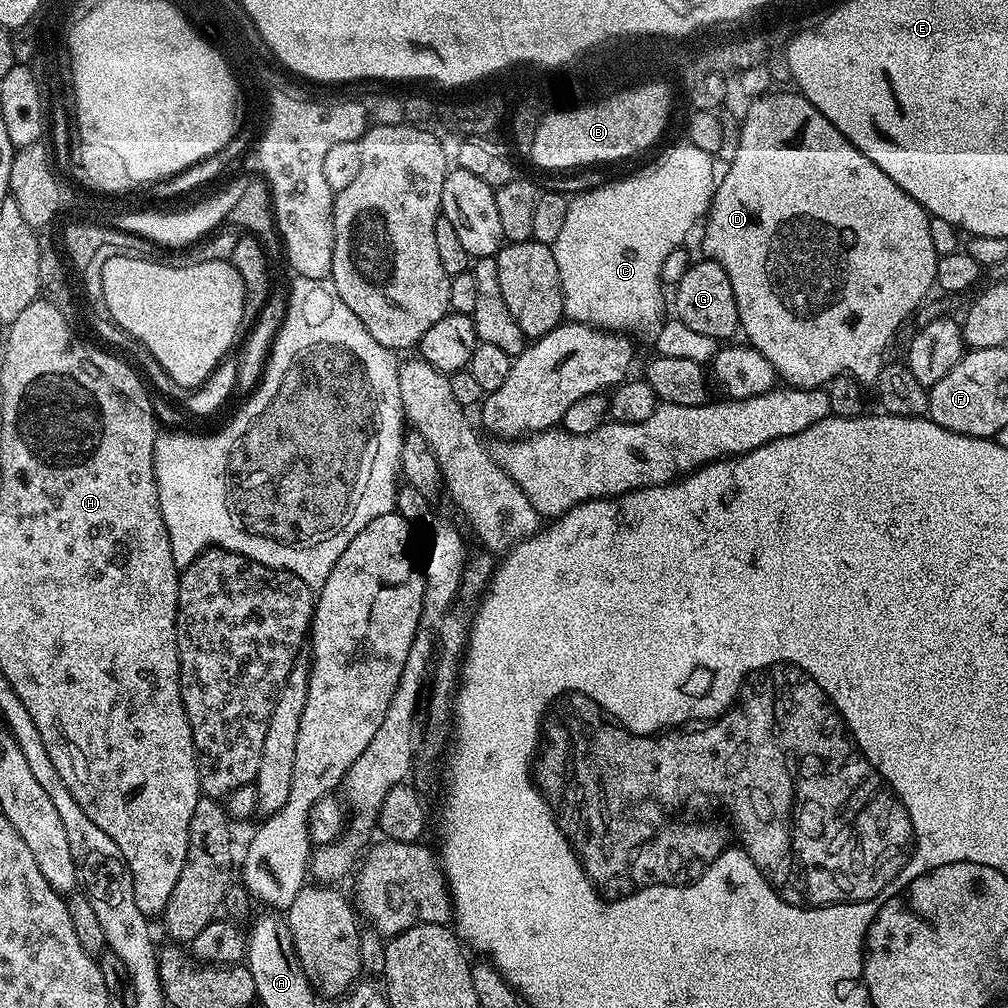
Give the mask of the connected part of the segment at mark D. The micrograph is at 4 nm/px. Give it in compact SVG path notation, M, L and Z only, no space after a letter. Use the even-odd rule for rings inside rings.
M780 90L775 94L765 94L759 98L753 99L752 104L748 108L748 113L742 116L741 123L741 141L738 145L738 154L734 154L734 160L727 165L724 176L719 177L716 190L712 193L712 204L708 207L706 219L703 221L702 229L704 228L704 252L703 255L707 259L718 262L718 266L722 266L722 270L726 270L726 278L730 278L730 286L734 286L734 302L738 302L738 318L740 319L740 328L745 332L747 343L751 347L756 348L764 357L766 362L770 362L770 366L779 369L782 362L780 360L792 360L792 372L796 376L800 376L804 372L804 356L840 356L840 364L845 373L851 374L860 381L861 385L872 386L875 385L876 379L880 371L884 369L886 357L884 351L888 348L888 343L896 336L896 331L899 330L900 324L904 324L912 316L912 311L923 302L928 296L928 291L933 291L936 282L936 261L938 259L938 251L936 252L936 240L932 237L932 224L928 212L918 203L914 198L910 198L910 194L906 194L906 190L902 190L902 186L898 186L898 182L894 182L894 178L890 178L886 174L882 174L882 170L878 170L878 166L874 166L874 162L870 162L870 158L866 158L866 154L862 154L849 140L837 130L837 128L827 120L812 105L809 100L795 91L784 92L788 90Z

